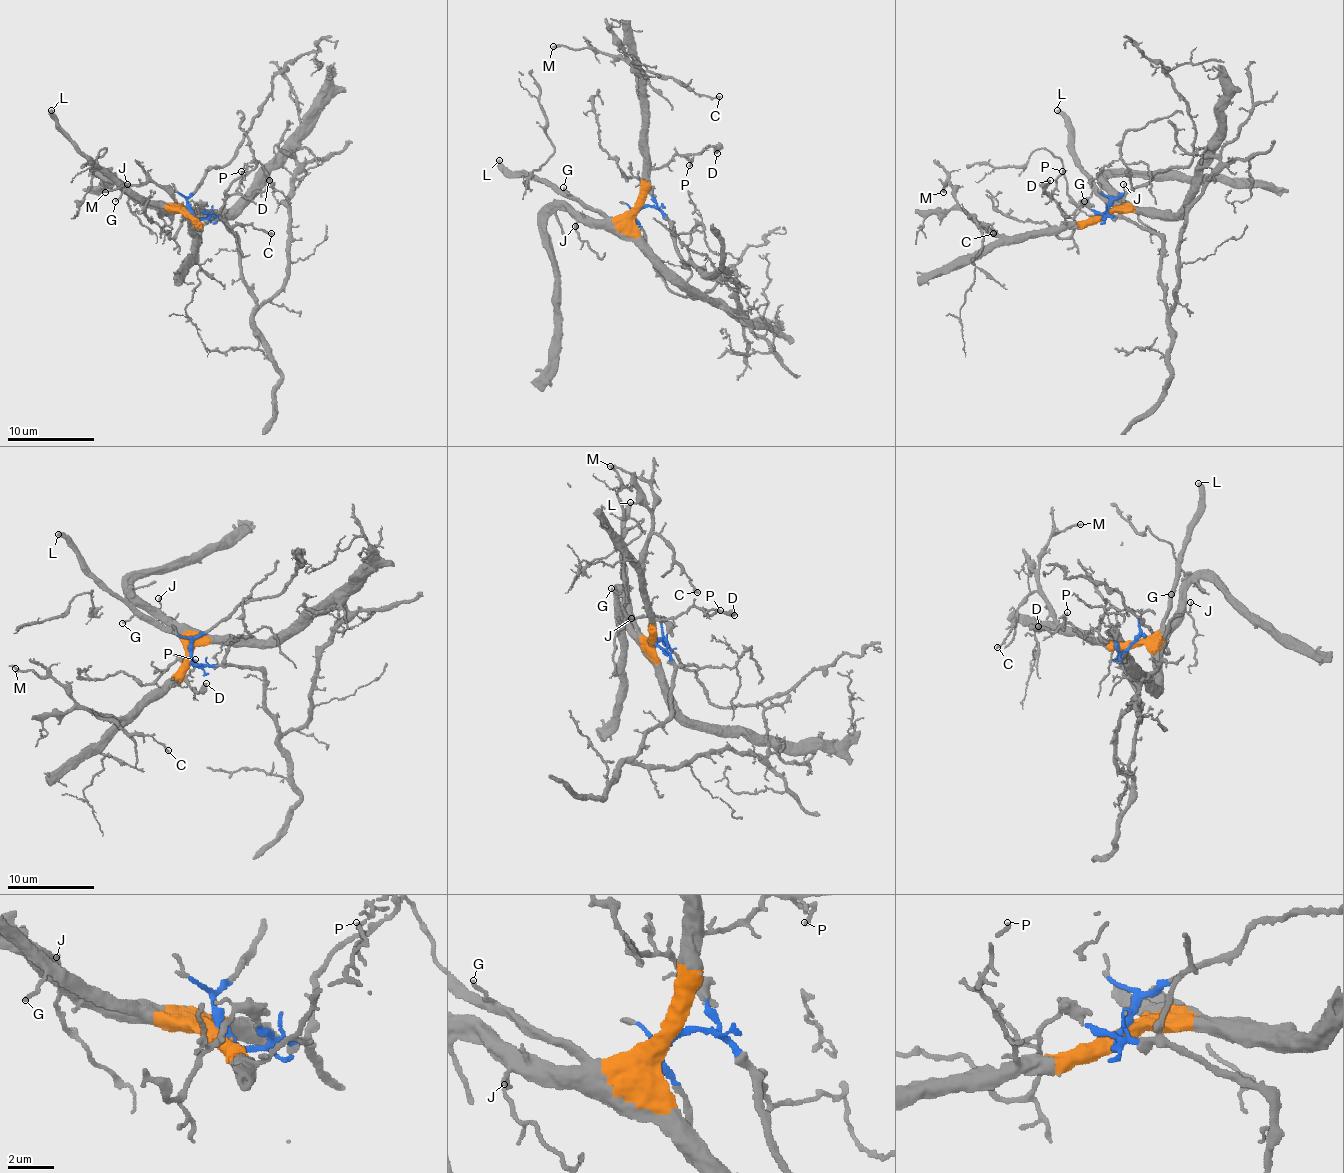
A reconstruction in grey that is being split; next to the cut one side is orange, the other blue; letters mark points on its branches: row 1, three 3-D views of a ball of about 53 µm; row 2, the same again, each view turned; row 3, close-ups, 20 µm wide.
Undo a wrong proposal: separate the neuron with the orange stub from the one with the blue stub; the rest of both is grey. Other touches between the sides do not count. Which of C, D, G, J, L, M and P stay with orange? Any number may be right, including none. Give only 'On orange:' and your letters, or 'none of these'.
On orange: C, D, G, J, L, M, P

